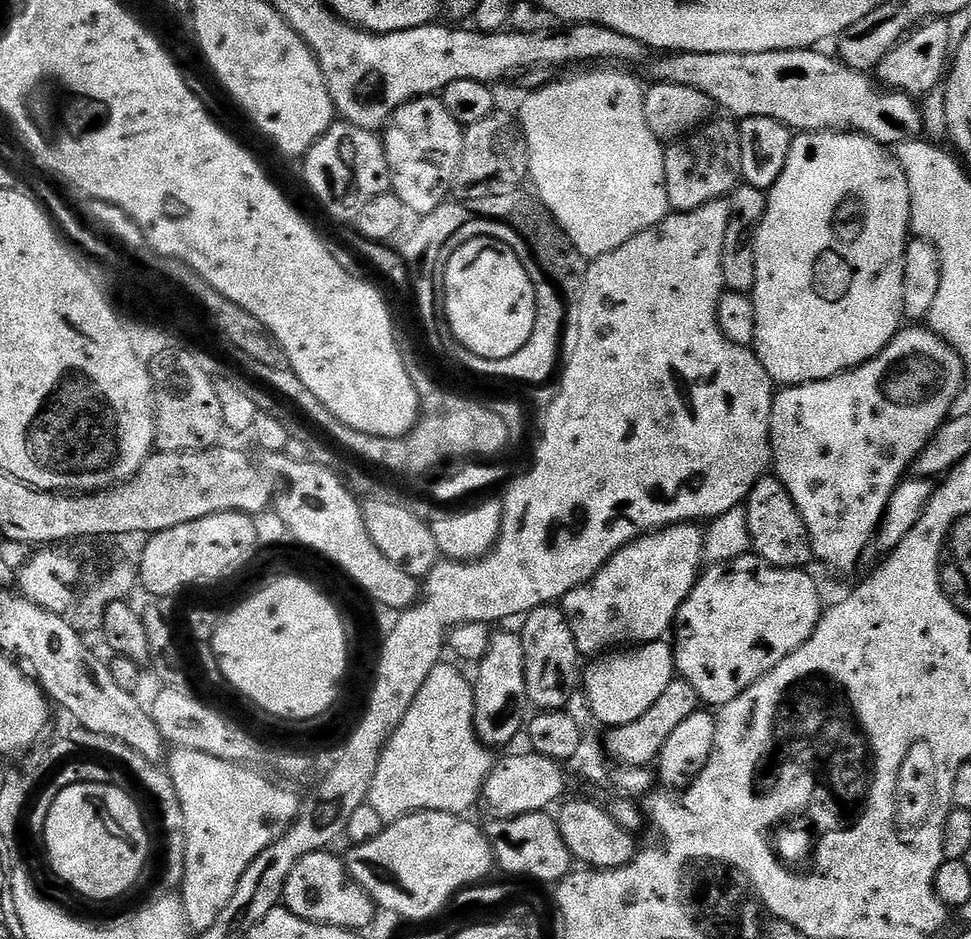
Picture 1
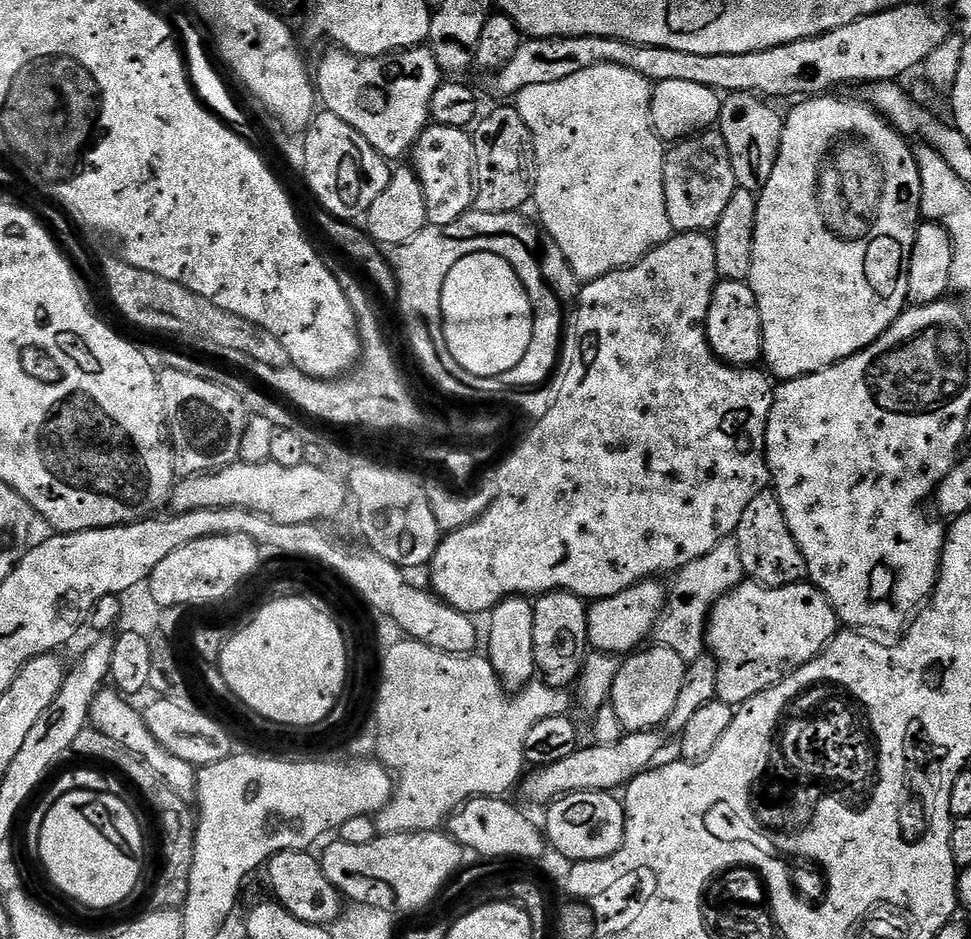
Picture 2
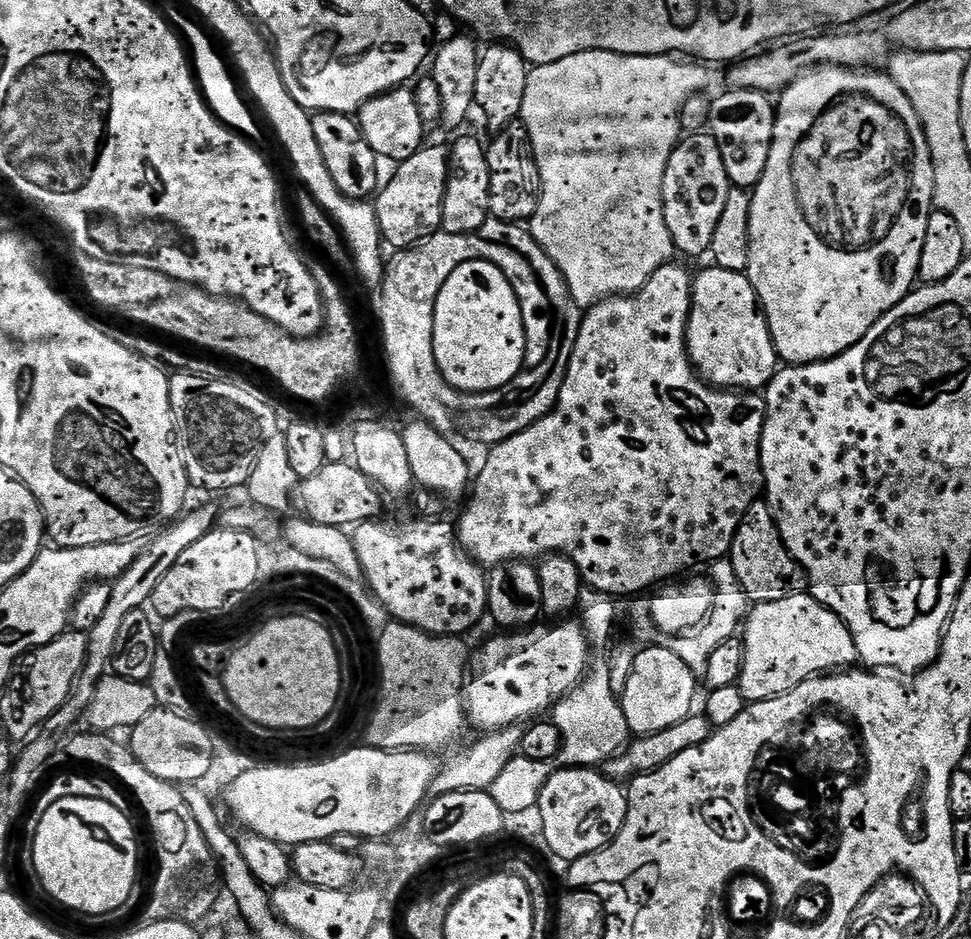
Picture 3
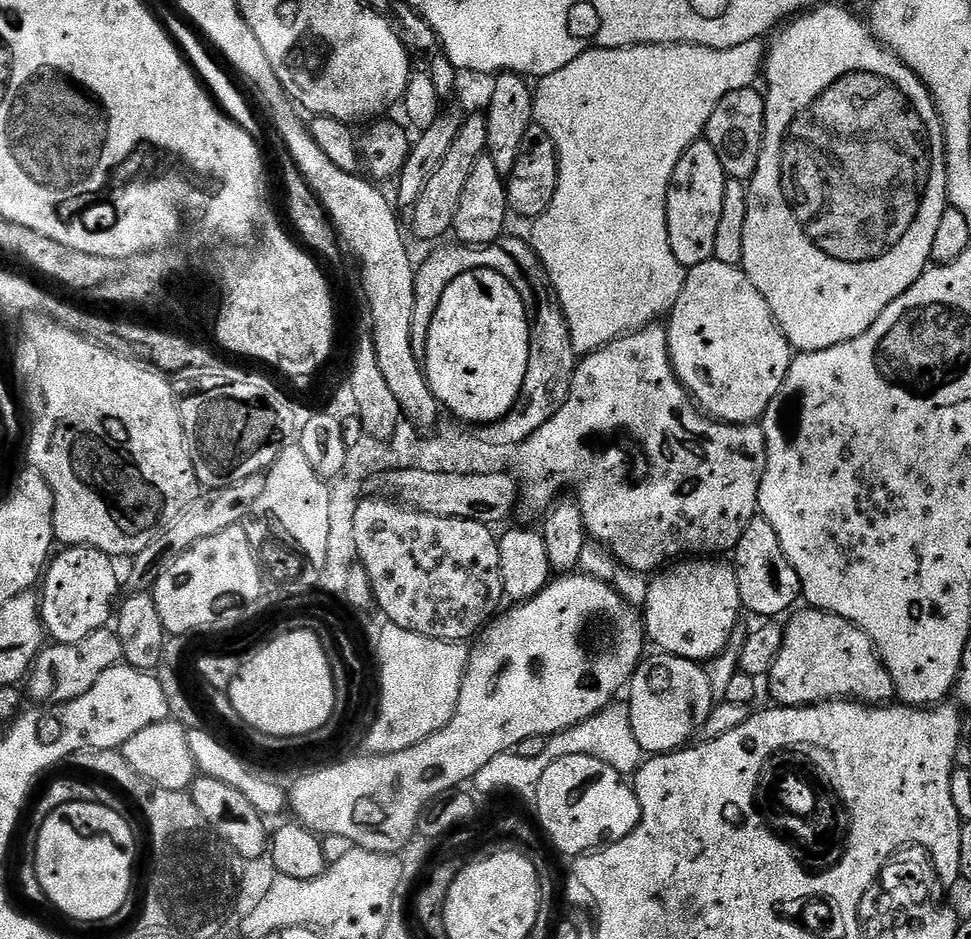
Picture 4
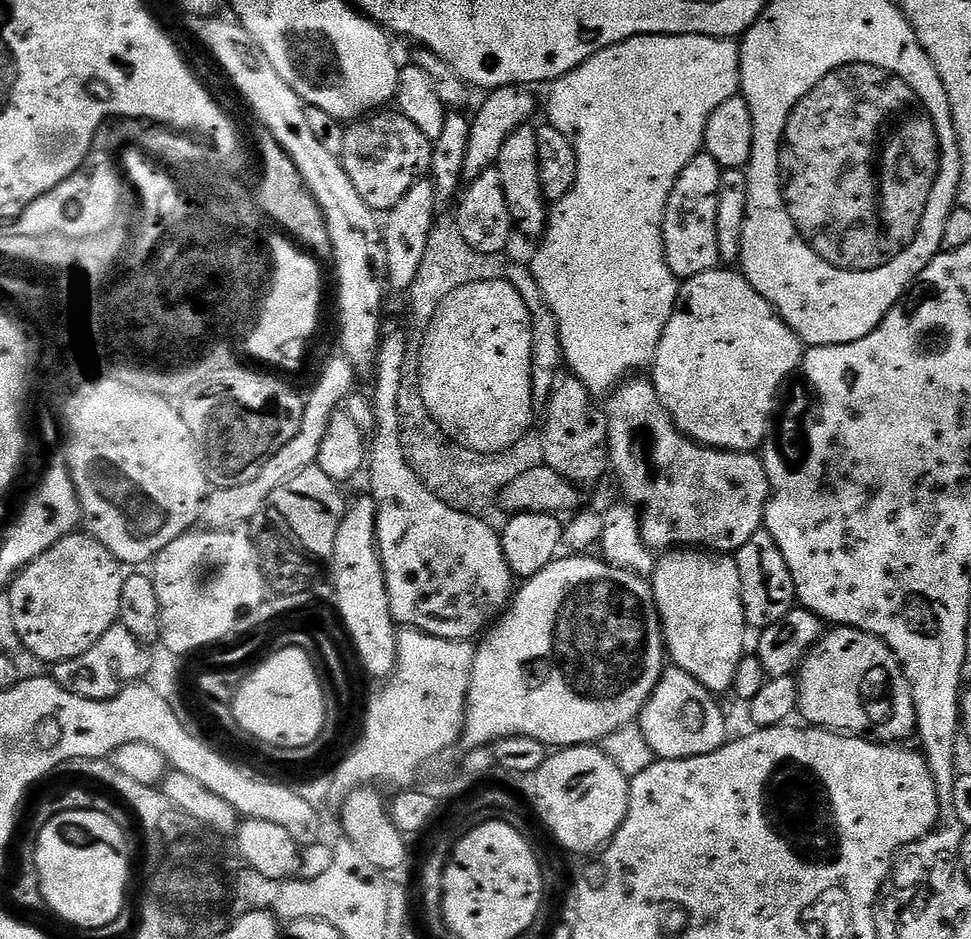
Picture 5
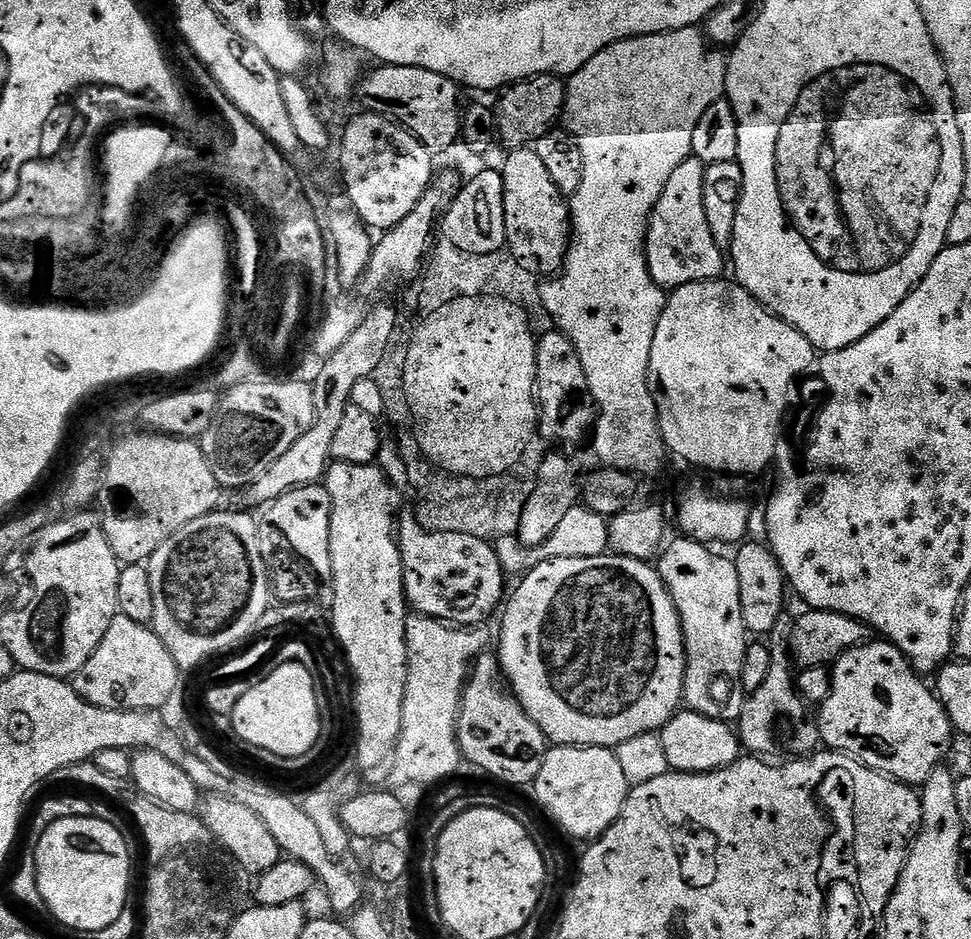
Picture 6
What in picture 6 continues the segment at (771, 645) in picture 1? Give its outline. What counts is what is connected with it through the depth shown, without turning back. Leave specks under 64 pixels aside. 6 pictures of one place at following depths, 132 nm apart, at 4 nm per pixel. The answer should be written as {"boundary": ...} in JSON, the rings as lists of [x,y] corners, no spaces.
{"boundary":[[[865,642],[859,644],[856,648],[851,648],[843,652],[839,658],[831,665],[832,673],[832,689],[830,694],[824,700],[824,703],[818,708],[818,723],[820,726],[820,739],[825,749],[833,752],[842,752],[845,756],[853,756],[855,760],[861,760],[868,768],[874,769],[876,772],[882,772],[885,776],[891,776],[893,780],[898,780],[902,784],[909,786],[923,785],[926,778],[930,778],[930,774],[935,768],[941,767],[945,763],[944,755],[948,752],[948,747],[952,744],[952,736],[954,737],[954,729],[950,718],[946,714],[946,710],[940,704],[940,698],[936,695],[931,687],[928,688],[923,684],[921,673],[917,672],[908,659],[899,652],[893,644],[887,642],[879,642],[880,644],[872,644],[873,642]]]}

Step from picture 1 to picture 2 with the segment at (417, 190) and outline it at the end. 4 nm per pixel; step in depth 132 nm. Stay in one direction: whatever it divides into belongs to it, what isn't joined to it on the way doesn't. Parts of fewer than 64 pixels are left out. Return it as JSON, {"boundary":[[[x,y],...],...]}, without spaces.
{"boundary":[[[429,123],[417,138],[416,146],[410,153],[410,160],[422,182],[429,225],[445,230],[452,222],[474,208],[476,141],[471,131]]]}

